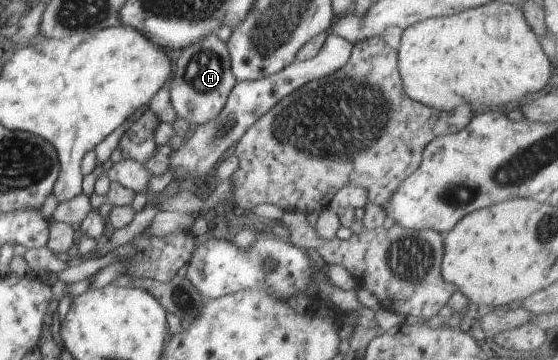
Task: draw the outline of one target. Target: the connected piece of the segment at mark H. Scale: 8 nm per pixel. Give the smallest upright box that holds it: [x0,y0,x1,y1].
[168,33,238,128]

